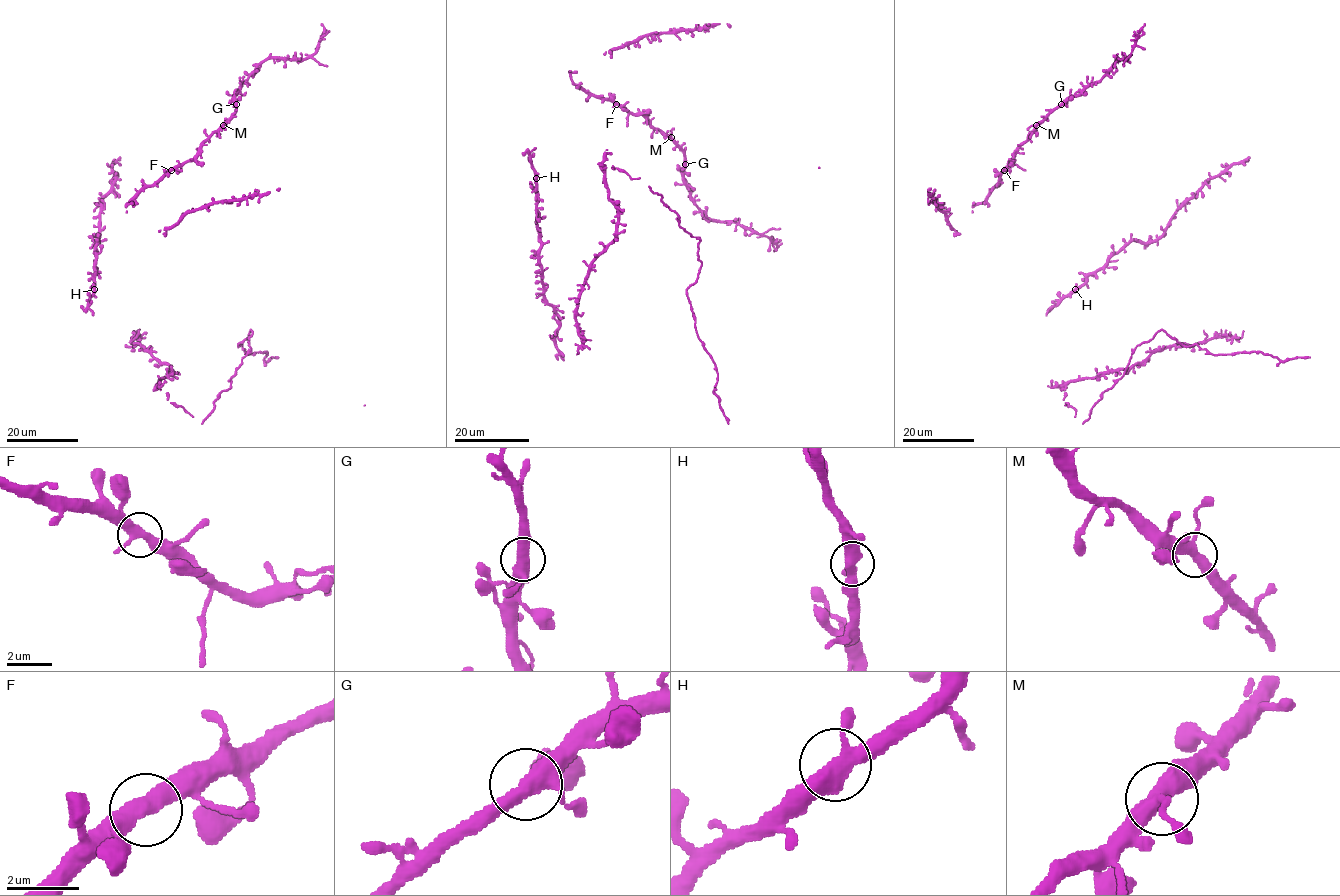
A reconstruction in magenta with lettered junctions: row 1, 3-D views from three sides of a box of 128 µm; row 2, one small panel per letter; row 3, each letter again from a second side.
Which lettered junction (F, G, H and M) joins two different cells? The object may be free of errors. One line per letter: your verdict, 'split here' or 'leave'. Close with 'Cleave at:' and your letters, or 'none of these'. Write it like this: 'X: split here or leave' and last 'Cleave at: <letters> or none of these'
F: leave
G: leave
H: leave
M: leave
Cleave at: none of these

